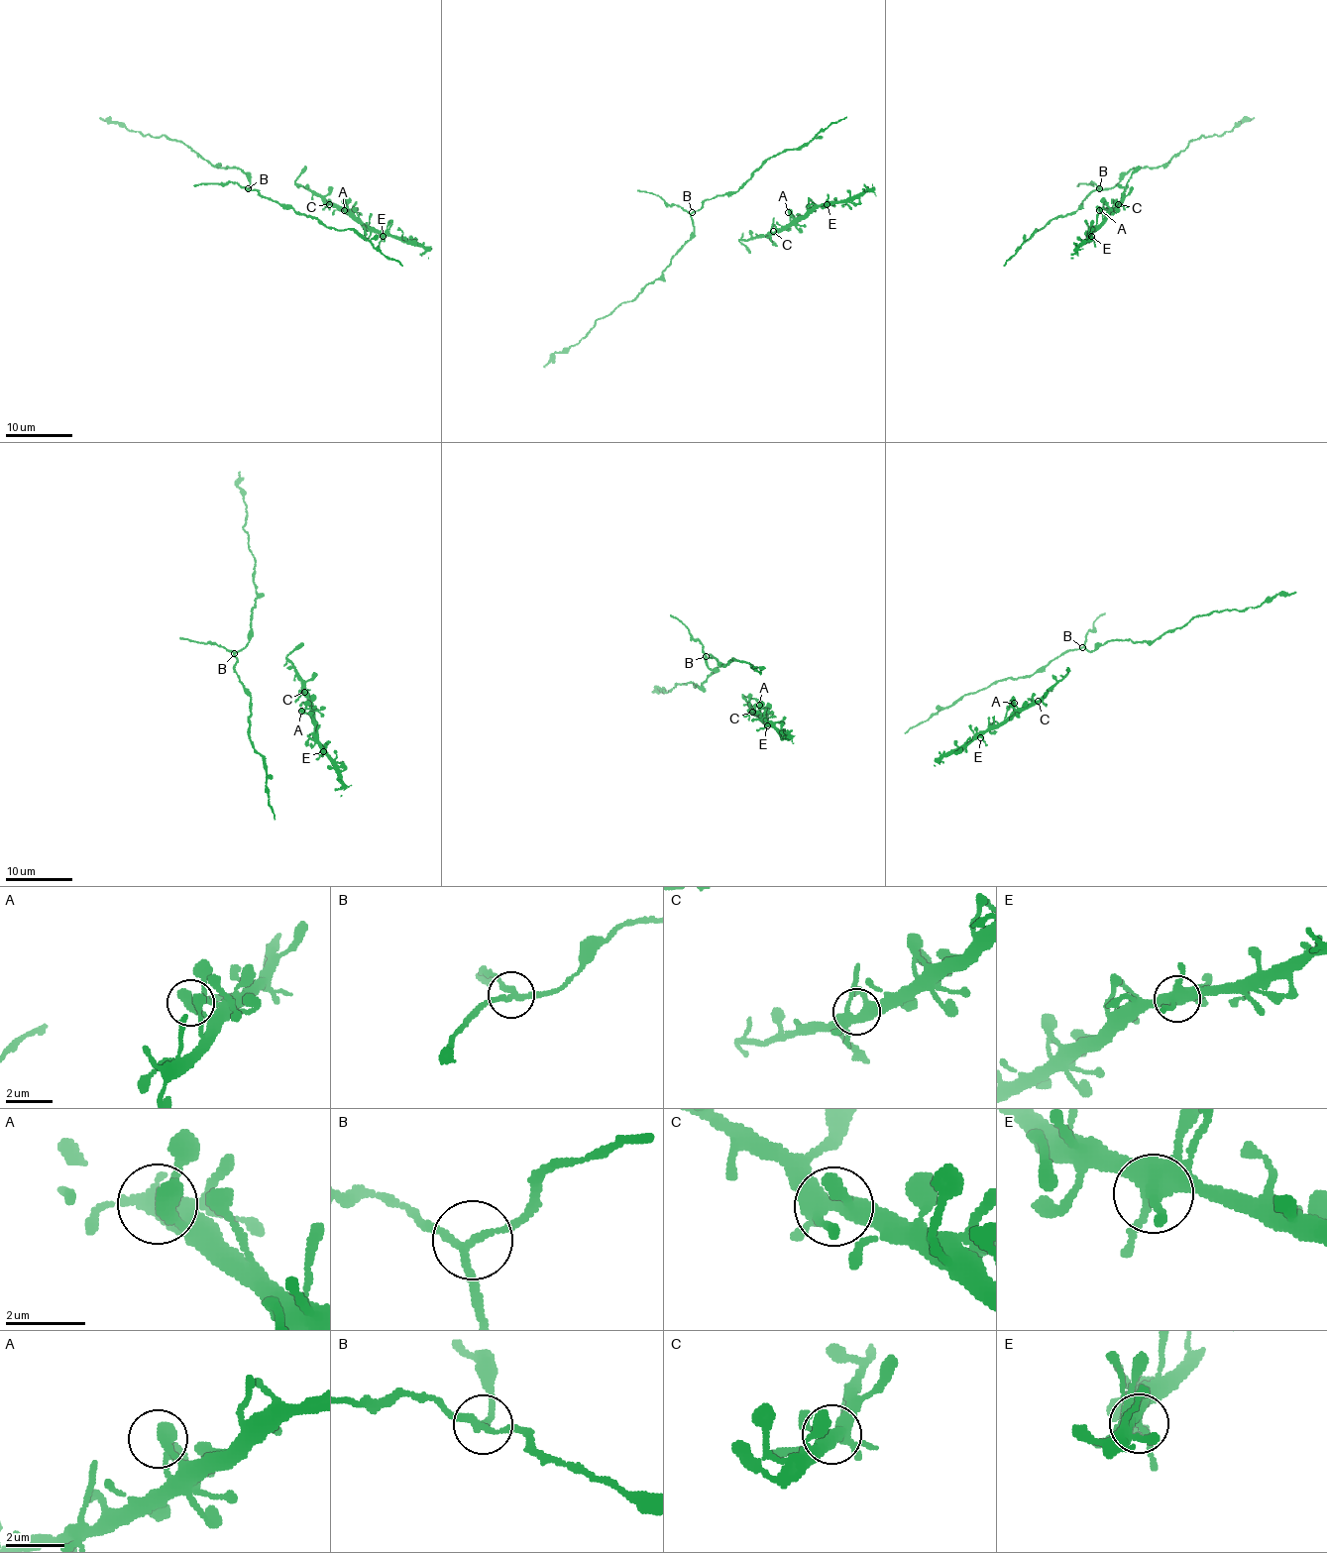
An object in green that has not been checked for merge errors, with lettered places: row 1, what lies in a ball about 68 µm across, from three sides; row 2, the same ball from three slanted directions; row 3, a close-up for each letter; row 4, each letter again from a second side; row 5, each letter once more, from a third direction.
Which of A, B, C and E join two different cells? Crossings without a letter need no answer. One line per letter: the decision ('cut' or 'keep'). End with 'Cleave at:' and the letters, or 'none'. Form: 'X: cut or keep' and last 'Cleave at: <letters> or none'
A: keep
B: cut
C: keep
E: keep
Cleave at: B

